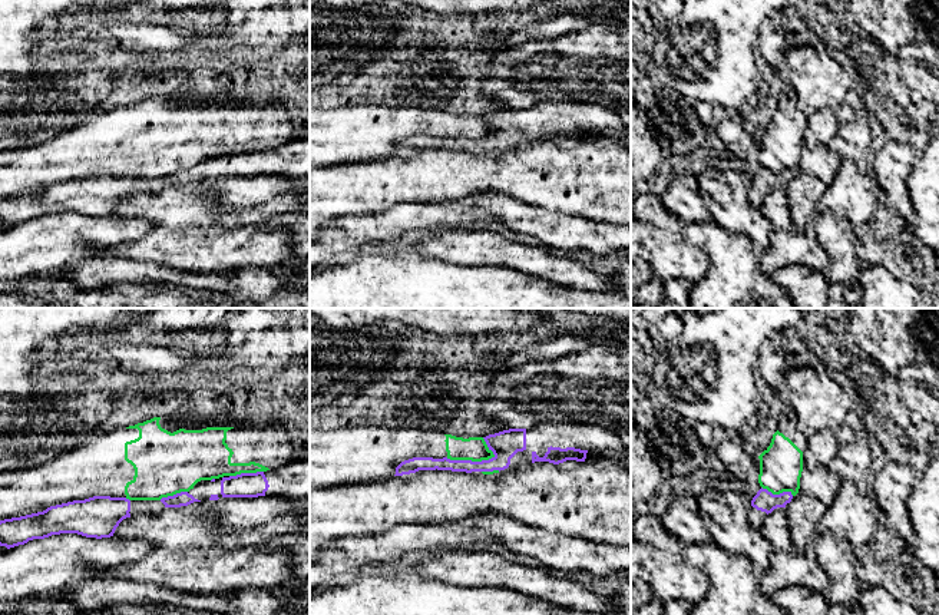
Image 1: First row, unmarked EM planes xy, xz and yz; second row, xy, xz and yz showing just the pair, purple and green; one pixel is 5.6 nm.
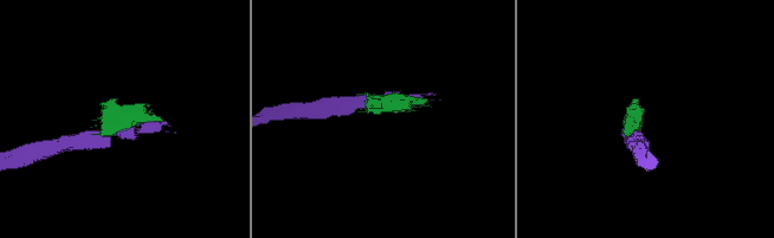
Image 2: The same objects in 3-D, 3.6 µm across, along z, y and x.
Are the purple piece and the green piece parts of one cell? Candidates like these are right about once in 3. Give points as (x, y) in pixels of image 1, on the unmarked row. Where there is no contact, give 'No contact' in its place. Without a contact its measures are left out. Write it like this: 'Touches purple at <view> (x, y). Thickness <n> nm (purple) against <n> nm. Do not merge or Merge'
Touches purple at xz (470, 139). Thickness 160 nm (purple) against 140 nm. Do not merge

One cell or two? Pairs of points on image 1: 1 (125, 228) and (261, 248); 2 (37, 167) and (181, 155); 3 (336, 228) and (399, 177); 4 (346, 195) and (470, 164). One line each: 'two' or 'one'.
1: two
2: one
3: two
4: one

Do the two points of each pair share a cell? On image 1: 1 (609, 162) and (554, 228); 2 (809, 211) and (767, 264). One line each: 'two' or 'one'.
1: two
2: two

